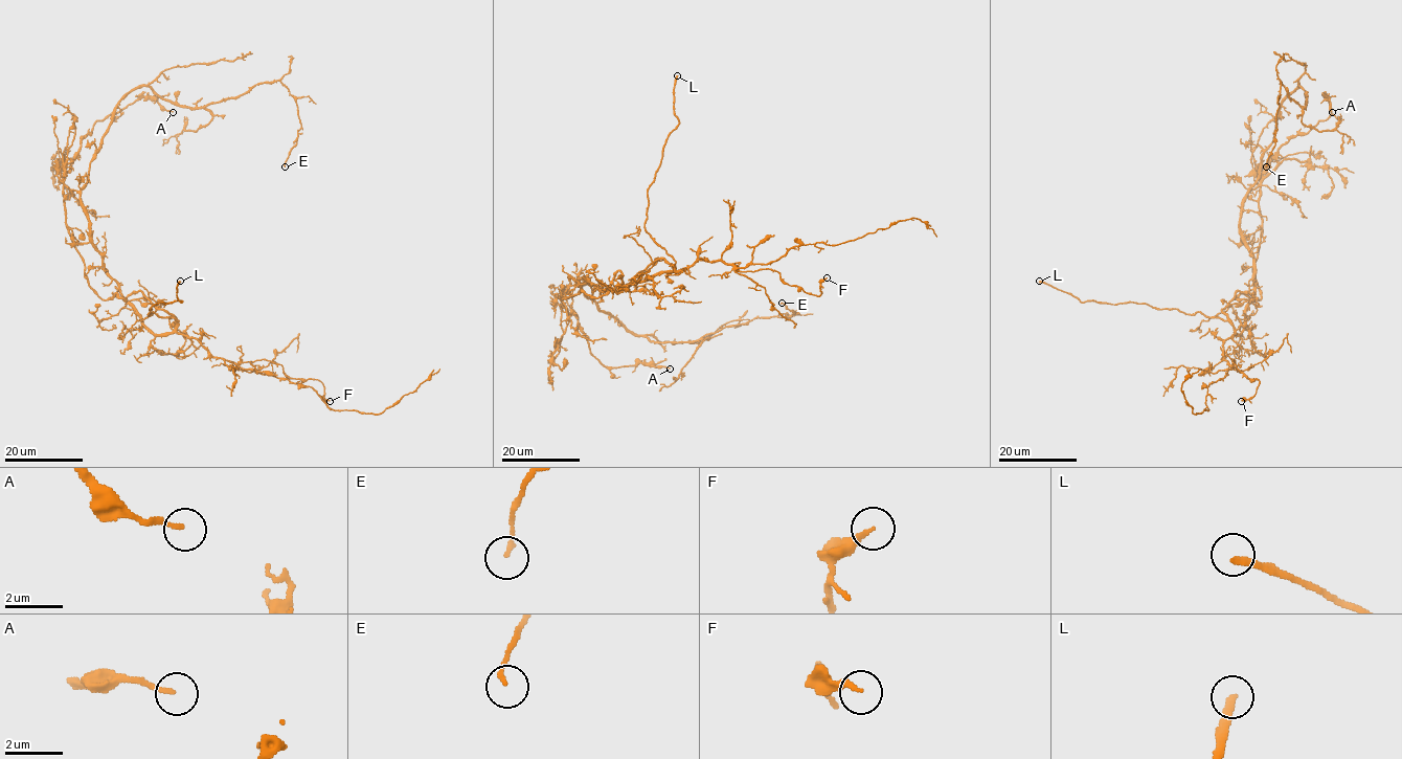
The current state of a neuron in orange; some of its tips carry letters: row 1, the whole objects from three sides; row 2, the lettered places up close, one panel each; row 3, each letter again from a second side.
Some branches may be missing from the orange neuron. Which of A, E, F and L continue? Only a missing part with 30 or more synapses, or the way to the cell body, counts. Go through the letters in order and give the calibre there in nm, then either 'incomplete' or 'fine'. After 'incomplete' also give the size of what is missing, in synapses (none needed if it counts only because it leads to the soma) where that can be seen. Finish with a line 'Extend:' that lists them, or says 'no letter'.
A: calibre 150 nm; fine
E: calibre 140 nm; fine
F: calibre 200 nm; fine
L: calibre 220 nm; incomplete
Extend: L

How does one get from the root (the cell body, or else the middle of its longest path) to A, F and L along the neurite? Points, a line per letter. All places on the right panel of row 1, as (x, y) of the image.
A: (1245, 247), (1261, 225), (1260, 182), (1275, 165), (1276, 151), (1331, 113), (1326, 97), (1332, 112)
F: (1245, 247), (1253, 257), (1253, 300), (1244, 328), (1223, 345), (1230, 365), (1234, 359), (1259, 381), (1241, 401)
L: (1245, 247), (1253, 257), (1253, 296), (1238, 291), (1222, 310), (1226, 320), (1145, 304), (1081, 303), (1039, 281)

